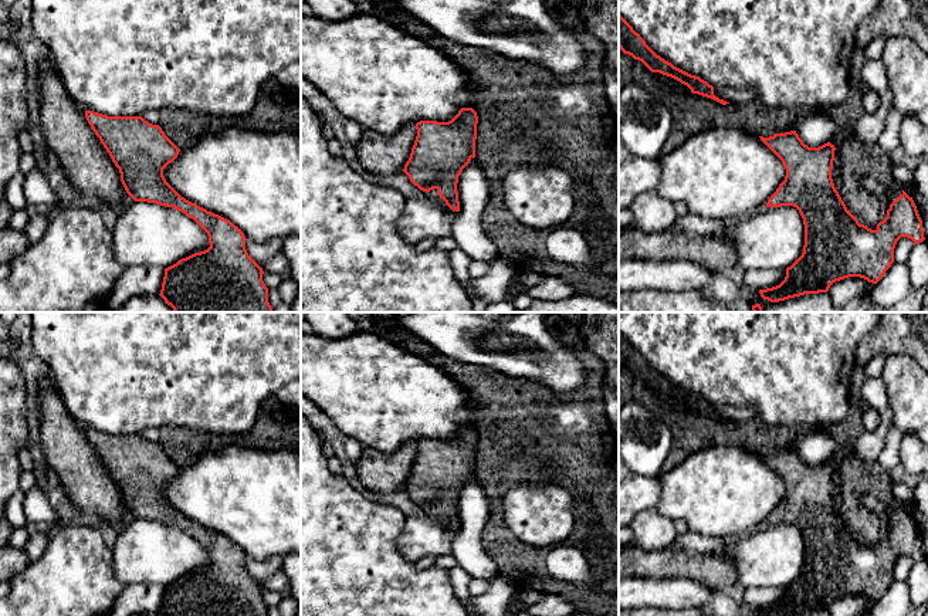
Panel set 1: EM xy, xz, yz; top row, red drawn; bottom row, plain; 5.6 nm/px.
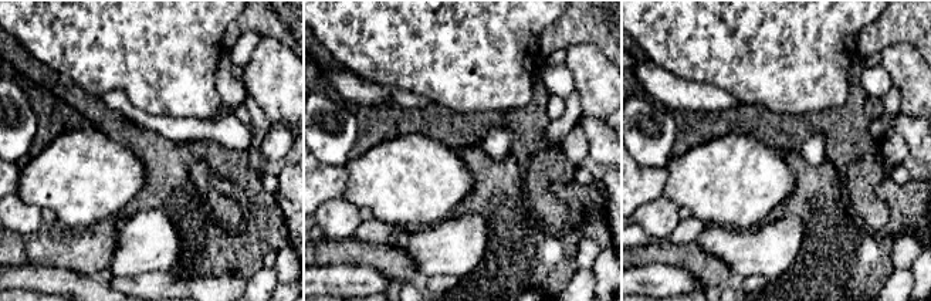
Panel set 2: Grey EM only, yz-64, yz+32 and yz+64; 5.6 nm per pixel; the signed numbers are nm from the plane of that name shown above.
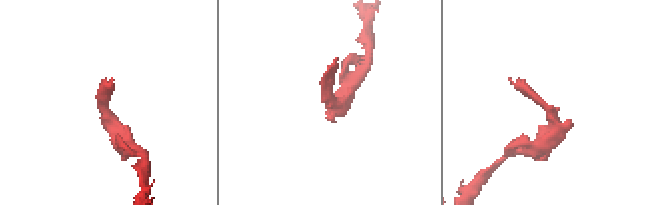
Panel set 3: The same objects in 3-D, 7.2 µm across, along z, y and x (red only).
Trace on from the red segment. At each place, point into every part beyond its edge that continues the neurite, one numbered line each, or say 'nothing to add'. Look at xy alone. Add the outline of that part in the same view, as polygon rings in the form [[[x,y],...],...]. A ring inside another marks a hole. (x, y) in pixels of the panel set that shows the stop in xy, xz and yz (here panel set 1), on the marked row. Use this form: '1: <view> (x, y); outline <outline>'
nothing to add

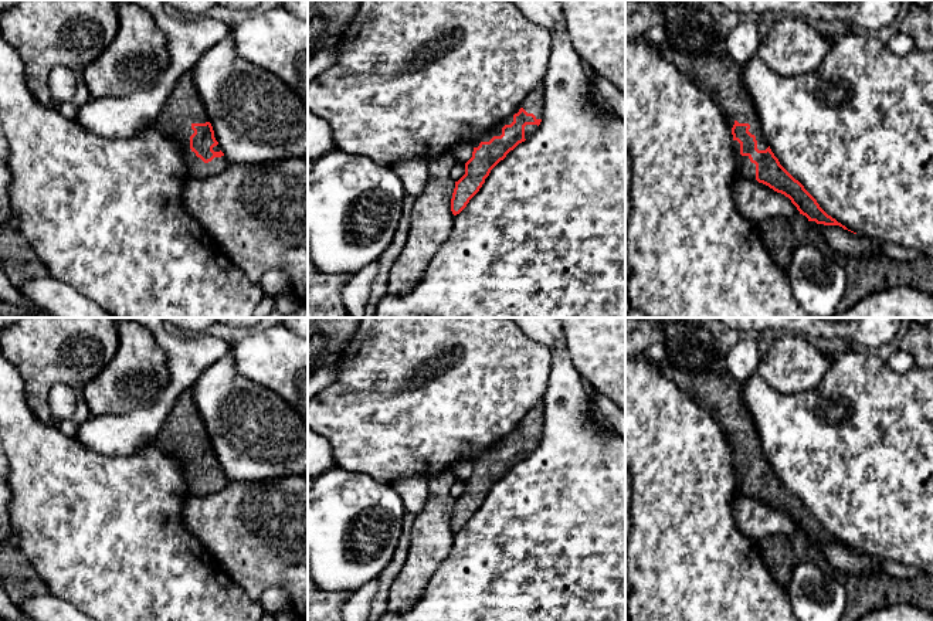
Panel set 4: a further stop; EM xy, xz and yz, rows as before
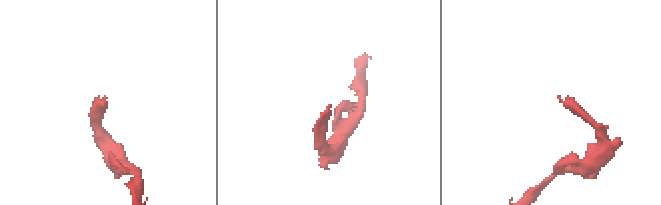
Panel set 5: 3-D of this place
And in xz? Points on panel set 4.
1: xz (533, 102); outline [[[539,84],[509,116],[474,140],[472,147],[478,147],[481,142],[489,142],[493,136],[501,136],[502,128],[513,122],[513,115],[518,113],[520,108],[527,113],[533,113],[536,119],[543,118],[543,84]]]

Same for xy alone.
1: xy (183, 107); outline [[[189,71],[177,79],[155,122],[156,129],[169,139],[179,142],[189,179],[213,177],[228,166],[224,156],[204,163],[190,149],[190,136],[194,133],[191,125],[206,122],[208,122],[208,116]]]

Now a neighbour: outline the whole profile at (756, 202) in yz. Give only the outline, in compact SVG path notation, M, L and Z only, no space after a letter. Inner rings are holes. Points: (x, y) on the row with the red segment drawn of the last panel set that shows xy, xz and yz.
M742 176L733 180L733 198L739 213L753 225L767 218L797 217L800 211L788 197L769 186Z

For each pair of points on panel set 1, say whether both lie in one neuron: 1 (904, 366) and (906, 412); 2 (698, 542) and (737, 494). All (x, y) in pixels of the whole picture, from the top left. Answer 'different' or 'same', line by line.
1: same
2: different

